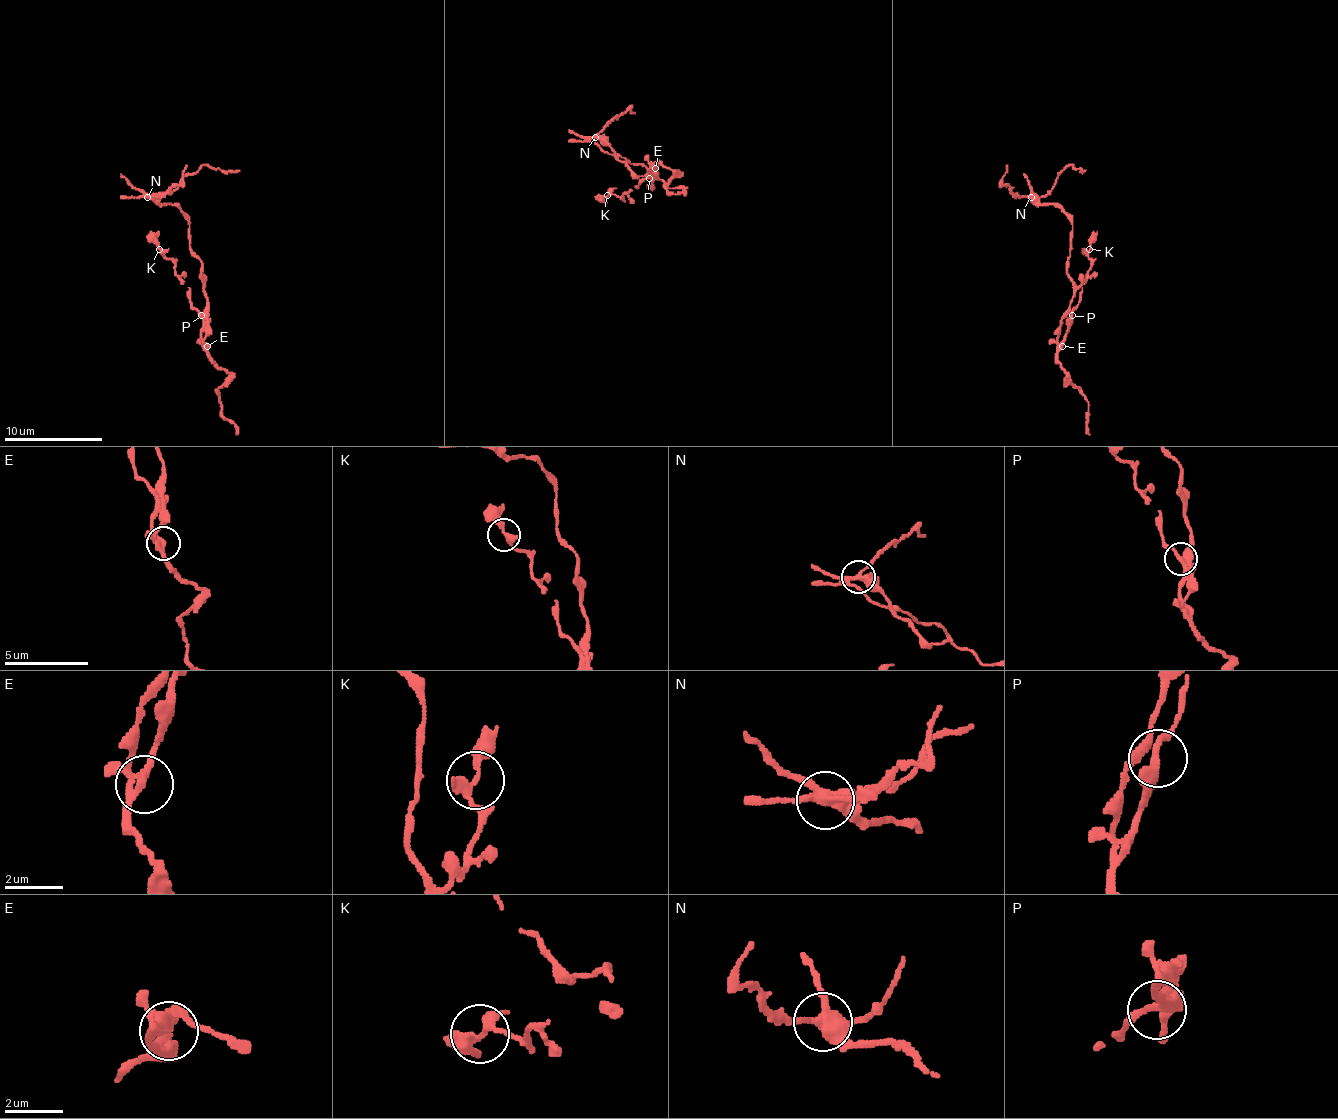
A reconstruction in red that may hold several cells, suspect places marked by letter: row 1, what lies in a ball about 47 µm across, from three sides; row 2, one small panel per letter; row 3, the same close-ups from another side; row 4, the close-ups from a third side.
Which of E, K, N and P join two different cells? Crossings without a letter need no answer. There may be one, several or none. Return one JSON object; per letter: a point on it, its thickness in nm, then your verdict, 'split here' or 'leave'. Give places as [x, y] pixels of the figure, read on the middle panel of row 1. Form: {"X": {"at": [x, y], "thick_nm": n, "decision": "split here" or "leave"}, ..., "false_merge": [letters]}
{"E": {"at": [655, 168], "thick_nm": 280, "decision": "leave"}, "K": {"at": [607, 195], "thick_nm": 240, "decision": "leave"}, "N": {"at": [595, 137], "thick_nm": 380, "decision": "split here"}, "P": {"at": [649, 178], "thick_nm": 280, "decision": "leave"}, "false_merge": ["N"]}

